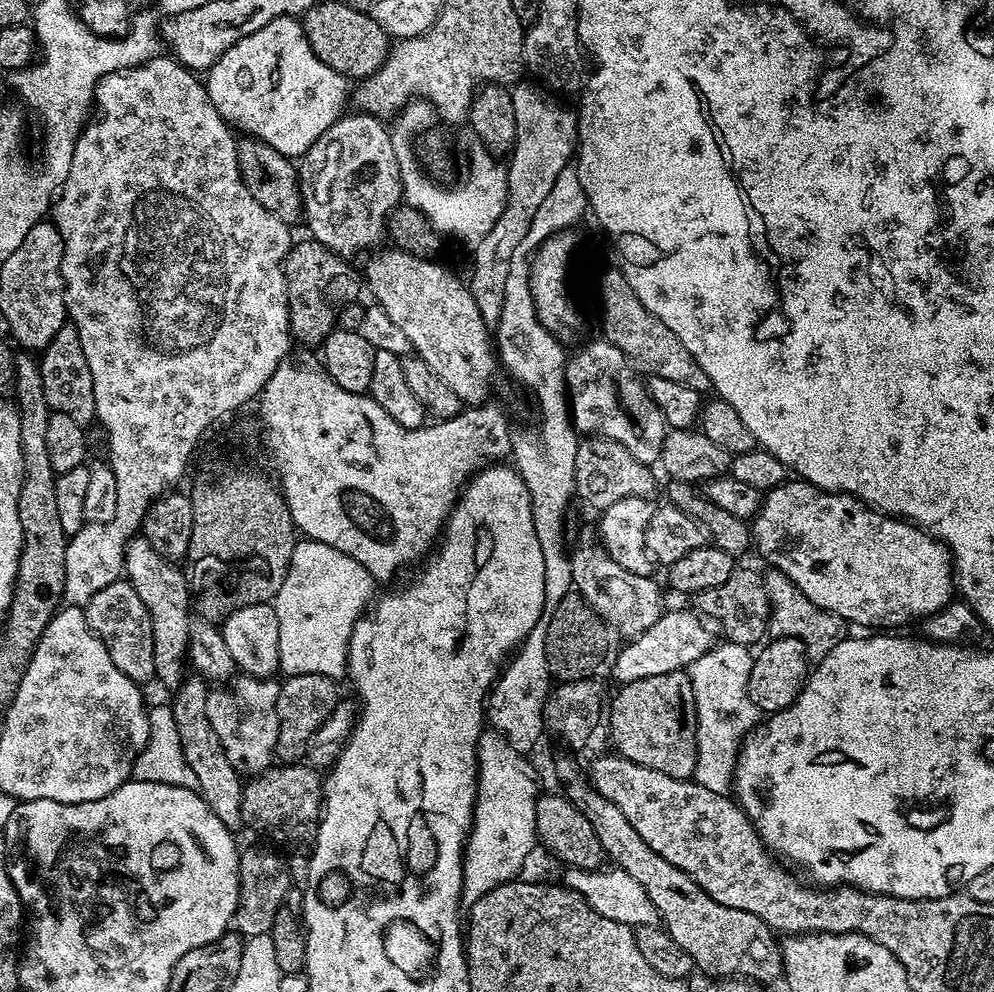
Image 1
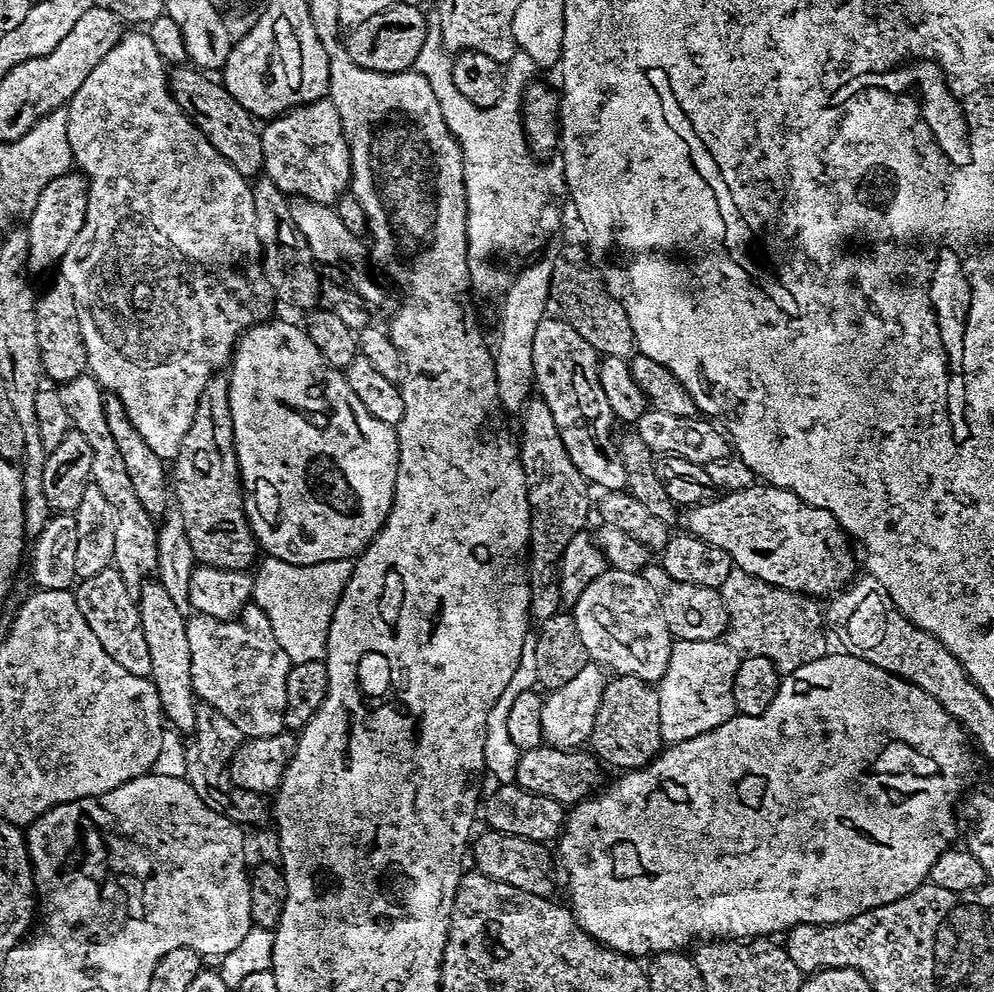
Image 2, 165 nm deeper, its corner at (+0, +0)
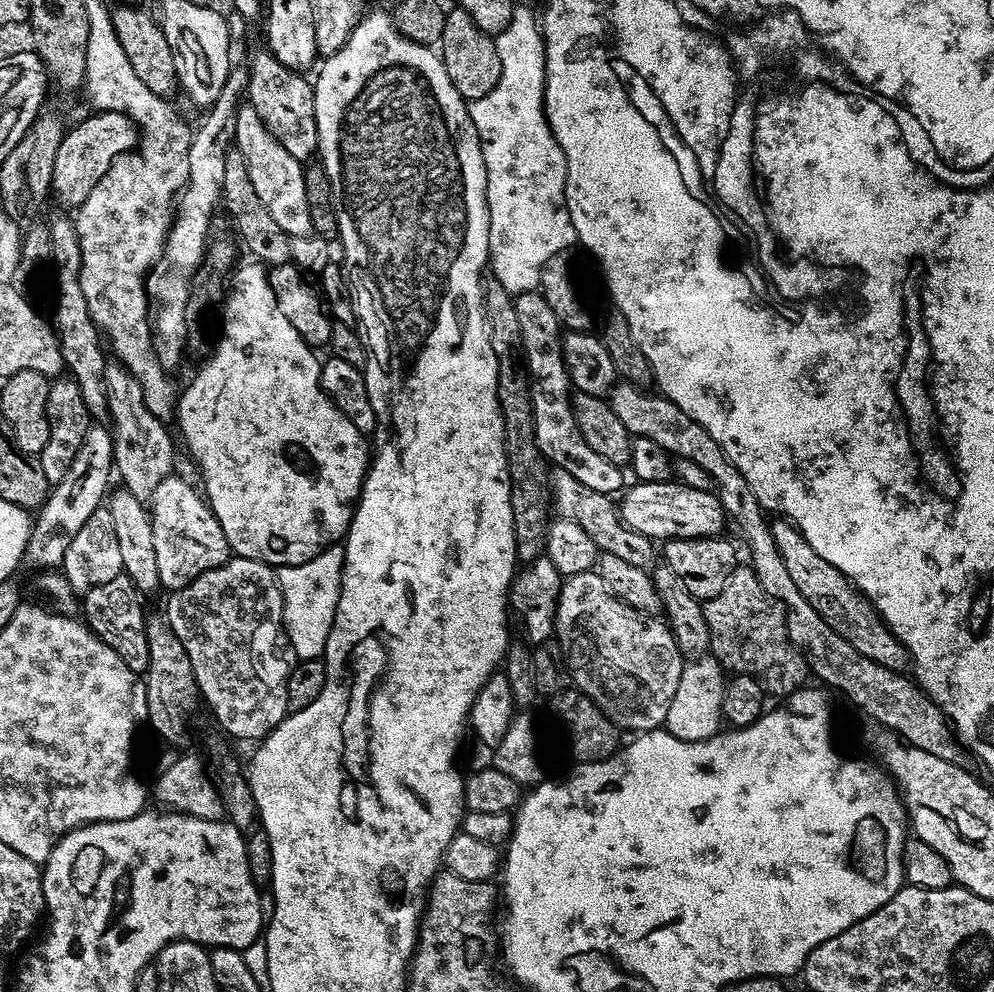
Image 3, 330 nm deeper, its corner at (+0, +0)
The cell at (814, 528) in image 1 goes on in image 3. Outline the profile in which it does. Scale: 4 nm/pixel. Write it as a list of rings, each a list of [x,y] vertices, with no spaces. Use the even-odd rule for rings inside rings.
[[[675,479],[662,482],[636,482],[618,500],[618,511],[625,526],[648,537],[653,542],[719,536],[725,530],[726,513],[715,491],[694,490]]]

